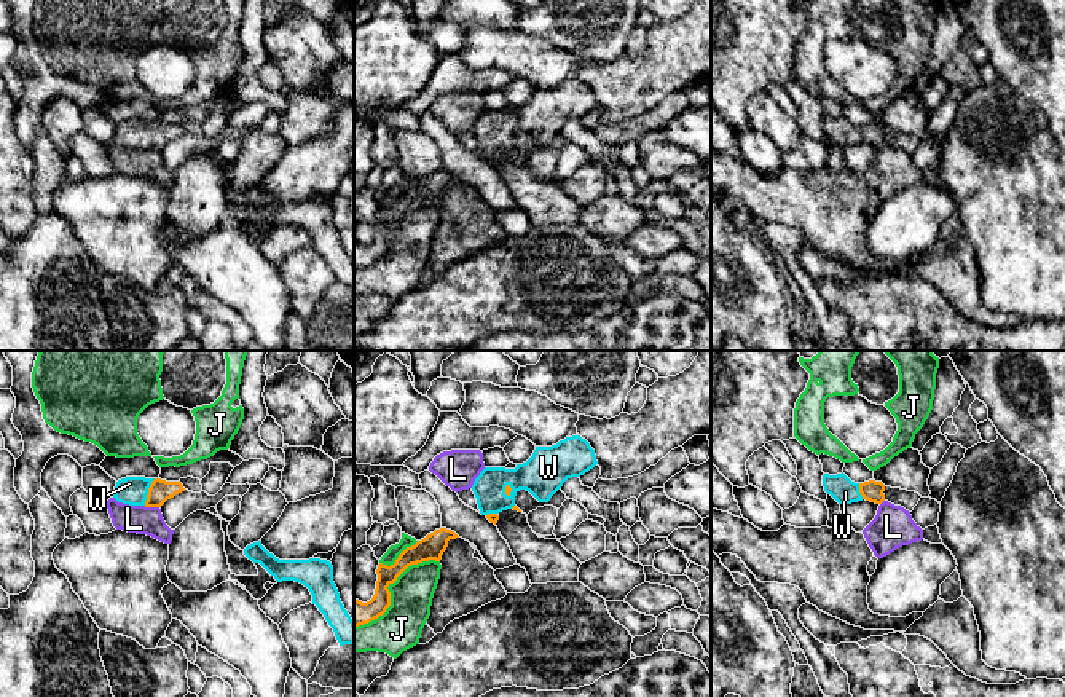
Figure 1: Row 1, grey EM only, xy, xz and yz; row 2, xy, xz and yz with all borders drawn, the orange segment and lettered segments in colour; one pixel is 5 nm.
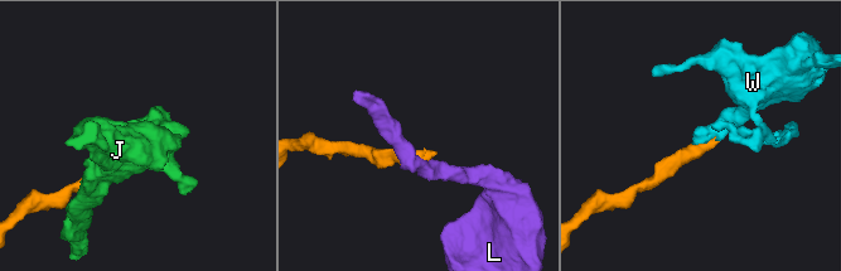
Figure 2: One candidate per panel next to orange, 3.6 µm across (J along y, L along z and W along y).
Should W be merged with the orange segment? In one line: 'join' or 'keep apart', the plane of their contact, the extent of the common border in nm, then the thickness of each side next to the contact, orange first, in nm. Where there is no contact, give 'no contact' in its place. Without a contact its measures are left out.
join; meets orange in xy; contact 150 nm long; 110 nm thick on the orange side, 140 nm on the other

